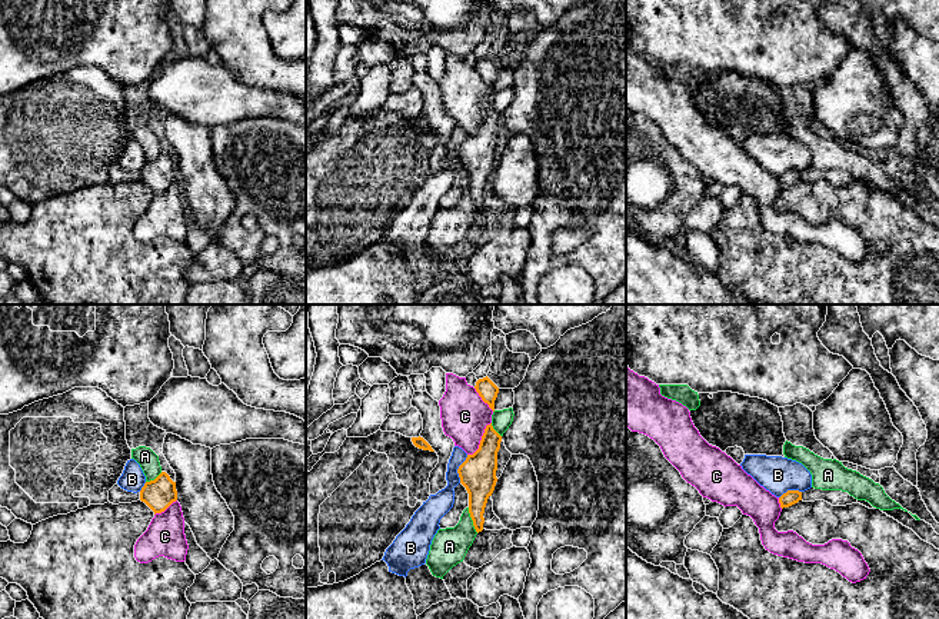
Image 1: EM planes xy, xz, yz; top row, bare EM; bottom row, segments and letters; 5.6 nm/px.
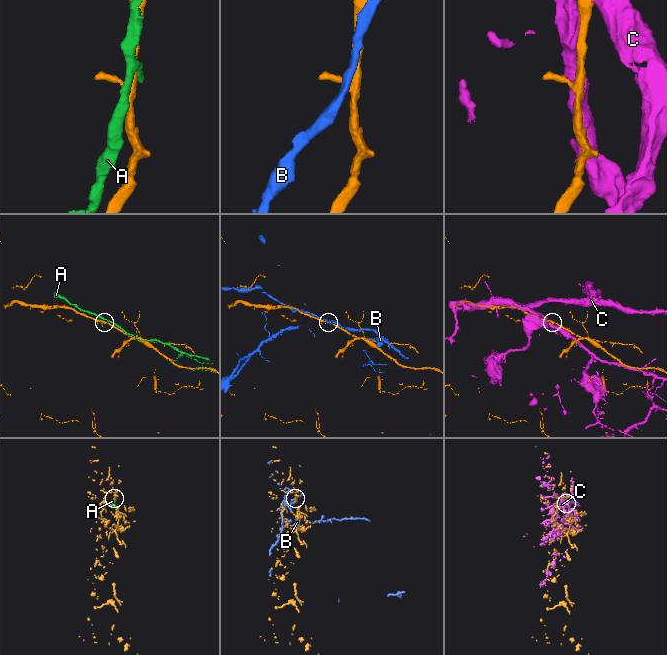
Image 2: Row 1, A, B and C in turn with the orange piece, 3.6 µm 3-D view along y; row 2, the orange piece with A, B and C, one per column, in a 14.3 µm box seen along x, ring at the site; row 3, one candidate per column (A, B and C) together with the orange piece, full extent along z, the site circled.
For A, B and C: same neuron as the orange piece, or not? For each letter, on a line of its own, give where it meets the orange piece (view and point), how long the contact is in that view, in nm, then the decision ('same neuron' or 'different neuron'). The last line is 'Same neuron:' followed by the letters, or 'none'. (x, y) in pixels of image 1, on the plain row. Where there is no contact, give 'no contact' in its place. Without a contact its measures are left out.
A: contact xz (472, 199); length 160 nm; different neuron
B: contact xz (458, 149); length 170 nm; different neuron
C: contact xz (480, 120); length 240 nm; different neuron
Same neuron: none

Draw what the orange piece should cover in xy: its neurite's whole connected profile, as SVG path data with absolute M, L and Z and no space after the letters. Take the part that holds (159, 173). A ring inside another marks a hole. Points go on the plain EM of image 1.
M162 152L154 160L146 162L140 170L140 180L153 192L164 192L177 180L176 162L166 152Z

